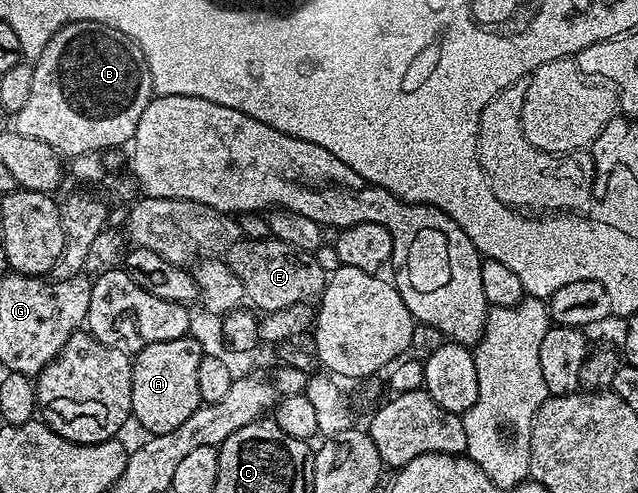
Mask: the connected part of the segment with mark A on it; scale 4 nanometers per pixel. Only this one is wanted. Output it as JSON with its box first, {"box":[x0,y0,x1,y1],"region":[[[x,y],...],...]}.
{"box":[130,335,203,434],"region":[[[187,335],[164,343],[152,343],[133,358],[130,412],[133,420],[138,420],[147,429],[147,434],[176,431],[176,427],[180,427],[180,423],[184,423],[184,419],[188,419],[188,415],[203,404],[198,374],[203,356],[201,343],[194,335]]]}

